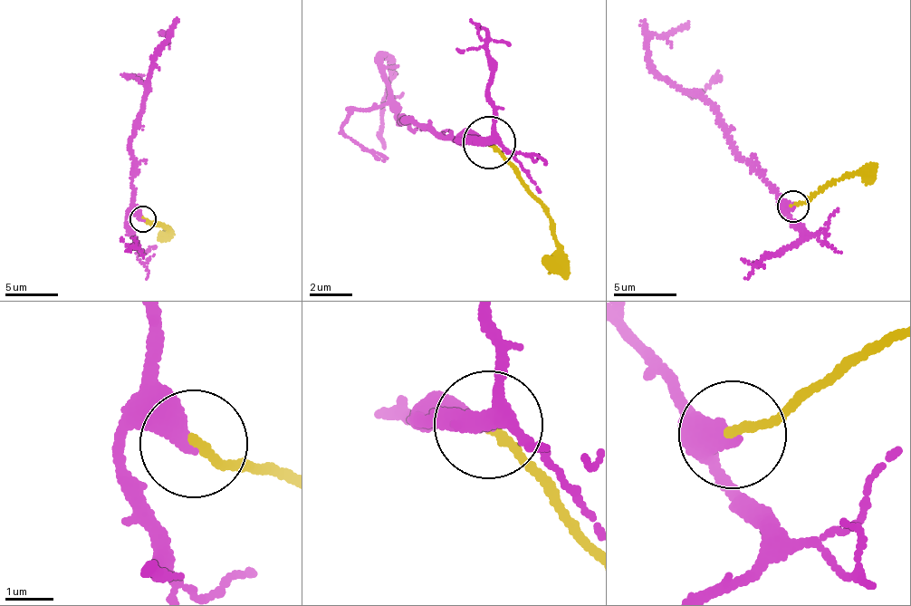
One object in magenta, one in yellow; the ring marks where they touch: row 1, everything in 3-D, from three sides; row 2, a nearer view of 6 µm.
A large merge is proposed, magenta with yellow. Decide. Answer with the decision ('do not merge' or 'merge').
do not merge

